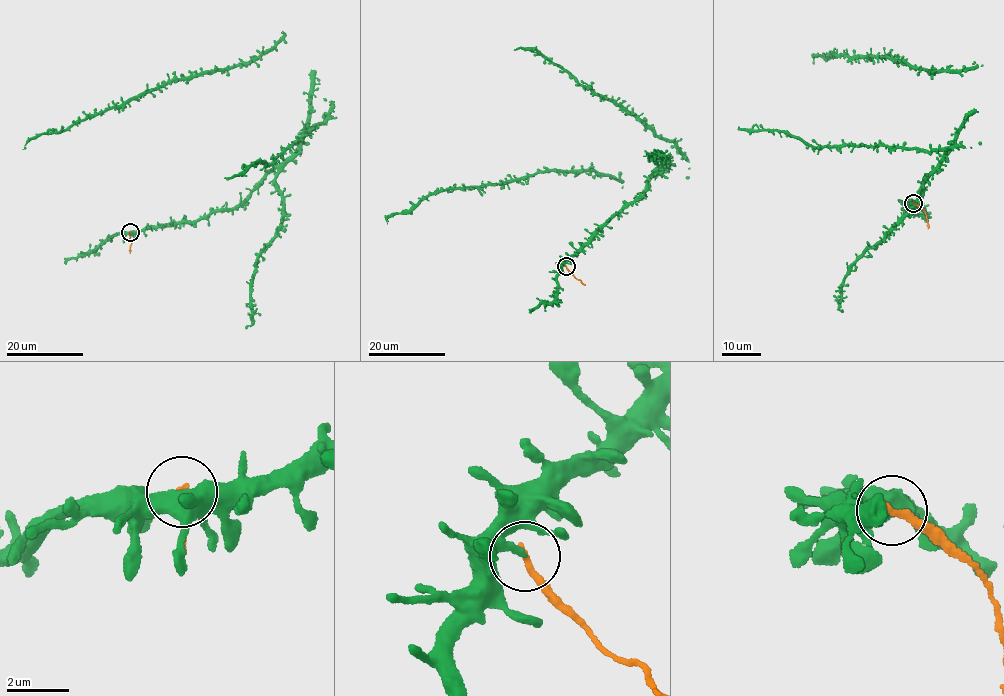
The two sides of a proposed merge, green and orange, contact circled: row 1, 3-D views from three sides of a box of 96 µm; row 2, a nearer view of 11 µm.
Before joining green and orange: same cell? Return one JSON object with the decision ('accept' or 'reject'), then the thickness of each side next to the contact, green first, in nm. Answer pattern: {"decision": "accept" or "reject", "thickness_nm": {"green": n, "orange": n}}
{"decision": "reject", "thickness_nm": {"green": 240, "orange": 240}}

